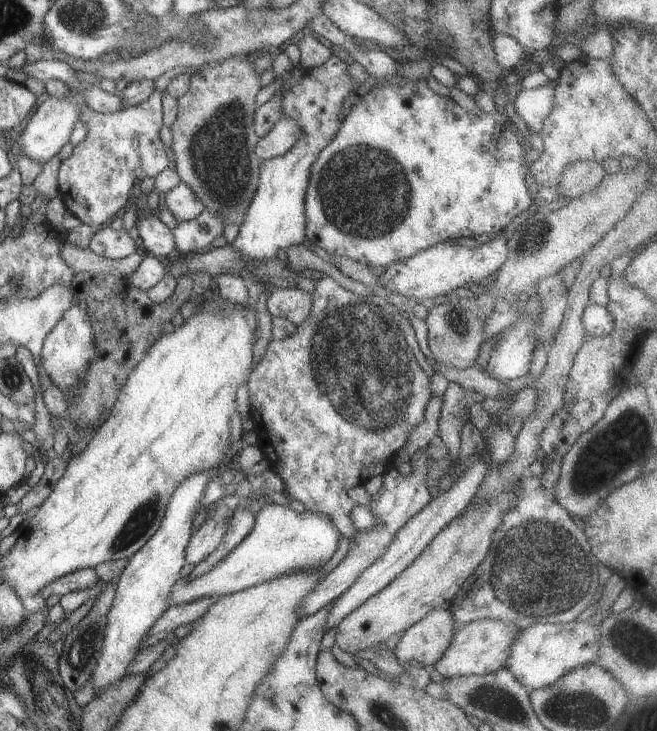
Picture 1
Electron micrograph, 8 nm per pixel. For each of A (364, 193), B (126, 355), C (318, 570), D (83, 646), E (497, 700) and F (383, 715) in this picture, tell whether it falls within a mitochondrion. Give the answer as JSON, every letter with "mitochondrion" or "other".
{"A":"mitochondrion","B":"other","C":"other","D":"mitochondrion","E":"mitochondrion","F":"mitochondrion"}

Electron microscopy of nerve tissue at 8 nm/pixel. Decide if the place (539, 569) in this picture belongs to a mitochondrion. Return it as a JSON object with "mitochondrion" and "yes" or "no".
{"mitochondrion":"yes"}

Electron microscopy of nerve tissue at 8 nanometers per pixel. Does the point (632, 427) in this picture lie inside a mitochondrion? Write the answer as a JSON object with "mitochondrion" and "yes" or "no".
{"mitochondrion":"yes"}

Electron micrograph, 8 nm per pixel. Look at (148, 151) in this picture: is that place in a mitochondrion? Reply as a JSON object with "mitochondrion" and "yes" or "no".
{"mitochondrion":"no"}

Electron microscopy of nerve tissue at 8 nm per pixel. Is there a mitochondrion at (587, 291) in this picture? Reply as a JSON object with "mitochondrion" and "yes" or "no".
{"mitochondrion":"no"}

